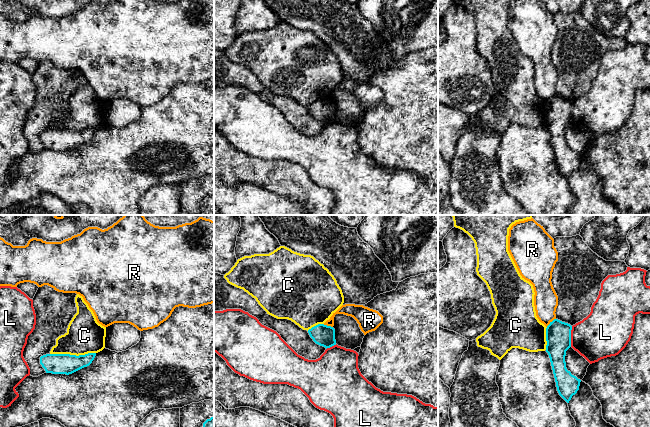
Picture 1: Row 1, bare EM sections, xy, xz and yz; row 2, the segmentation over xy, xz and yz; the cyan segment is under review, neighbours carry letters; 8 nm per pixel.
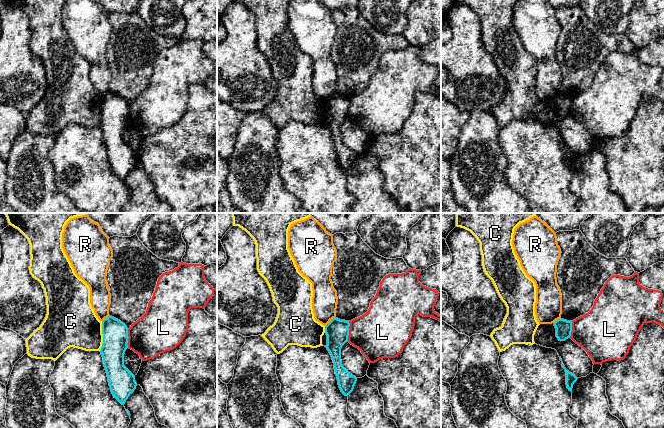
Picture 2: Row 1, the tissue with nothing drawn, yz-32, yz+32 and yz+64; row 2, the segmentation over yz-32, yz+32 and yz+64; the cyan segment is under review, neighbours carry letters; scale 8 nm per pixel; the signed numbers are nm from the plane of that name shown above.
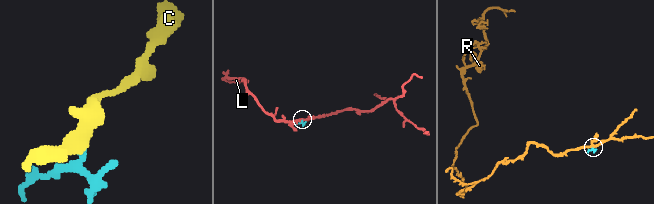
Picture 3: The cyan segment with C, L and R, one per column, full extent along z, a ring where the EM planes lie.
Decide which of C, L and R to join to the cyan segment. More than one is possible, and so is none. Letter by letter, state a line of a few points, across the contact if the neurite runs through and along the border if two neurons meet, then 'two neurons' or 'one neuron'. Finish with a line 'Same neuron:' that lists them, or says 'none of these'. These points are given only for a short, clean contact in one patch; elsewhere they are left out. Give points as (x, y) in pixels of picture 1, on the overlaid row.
C: two neurons
L: two neurons
R: yz (555, 318), (546, 326) | two neurons
Same neuron: none of these

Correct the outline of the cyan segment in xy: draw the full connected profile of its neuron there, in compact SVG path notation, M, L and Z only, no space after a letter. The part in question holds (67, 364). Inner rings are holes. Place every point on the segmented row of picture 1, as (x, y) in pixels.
M96 353L79 356L70 354L46 354L40 357L40 364L46 373L69 375L89 366L95 356Z

